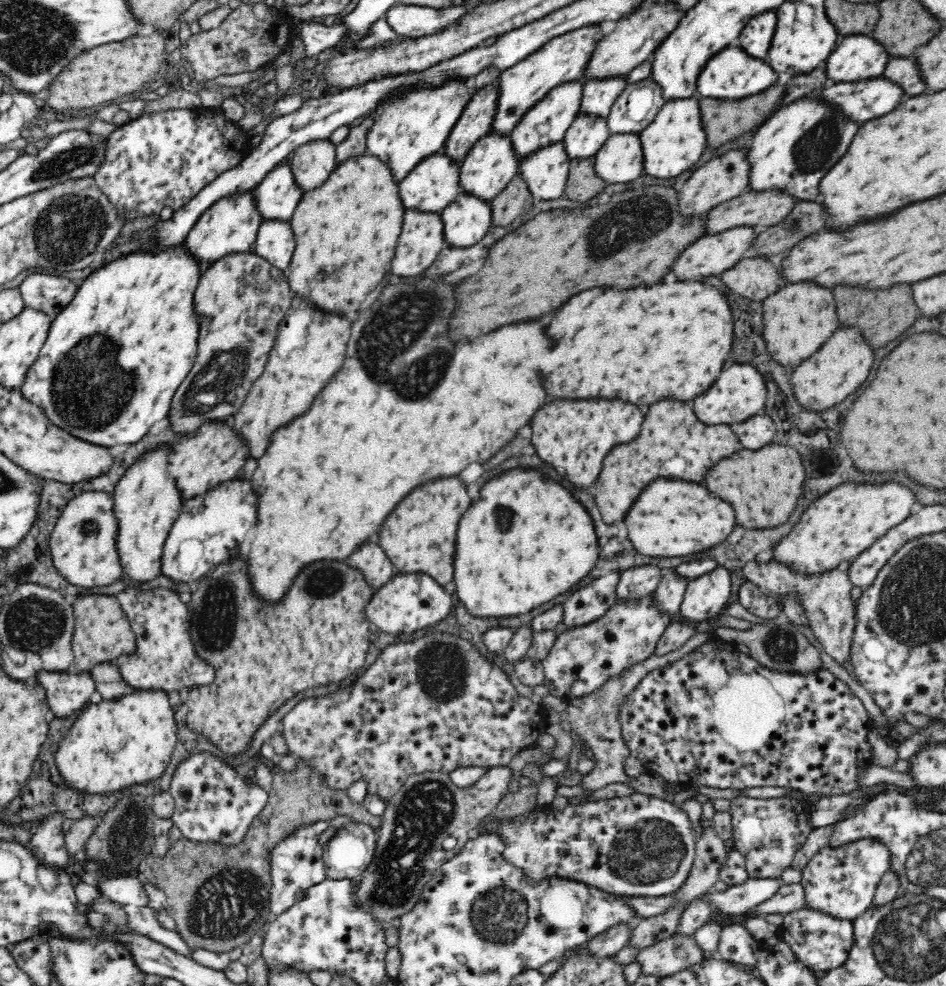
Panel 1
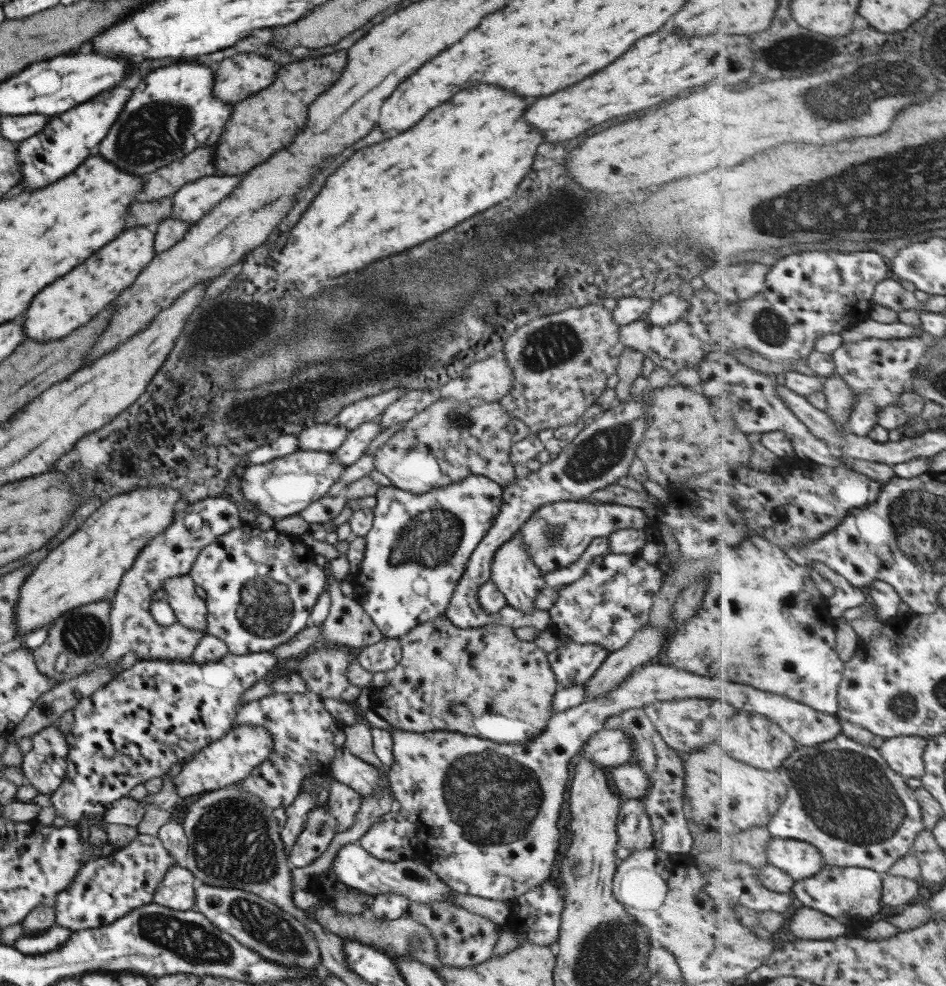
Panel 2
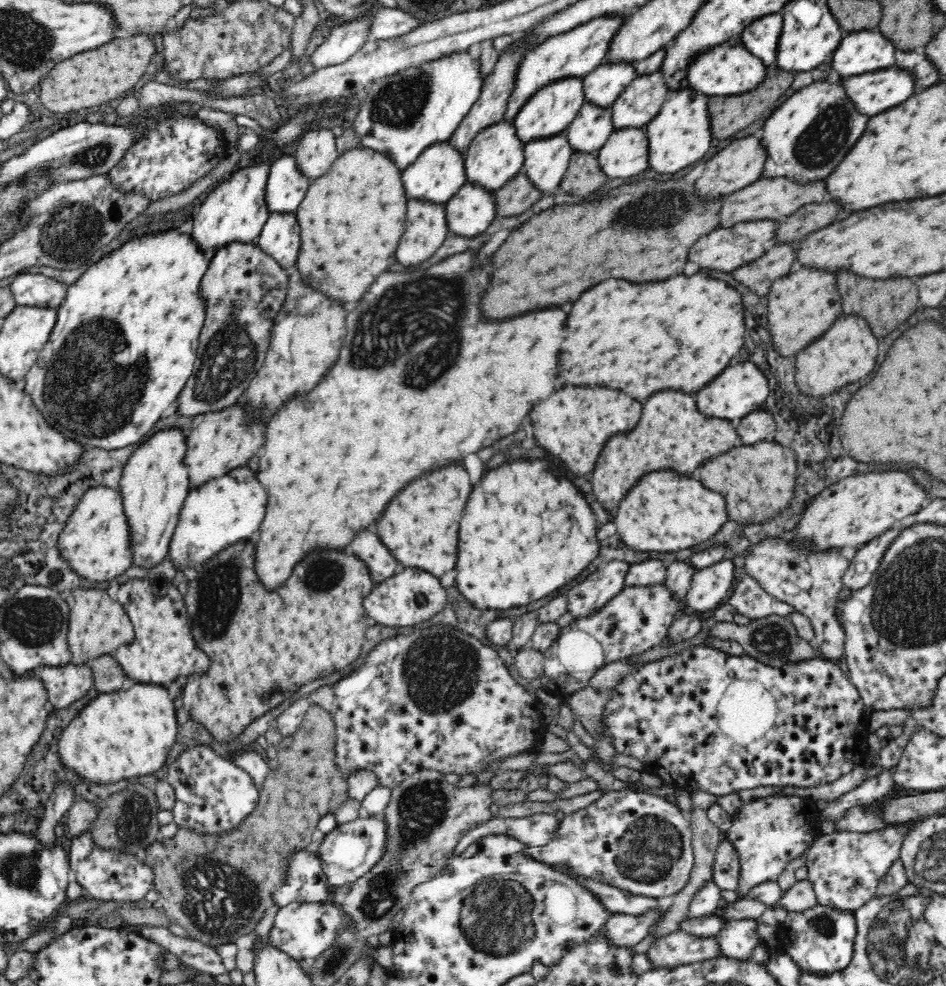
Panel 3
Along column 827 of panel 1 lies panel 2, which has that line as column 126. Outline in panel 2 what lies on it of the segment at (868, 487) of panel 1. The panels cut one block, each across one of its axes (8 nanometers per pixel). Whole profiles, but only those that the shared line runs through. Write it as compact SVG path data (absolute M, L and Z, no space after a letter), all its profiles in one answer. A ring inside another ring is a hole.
M135 488L127 494L109 498L95 514L91 514L79 530L75 530L65 542L61 542L55 550L51 550L45 560L41 560L35 570L26 576L20 584L19 597L14 610L14 622L17 623L17 637L27 634L35 628L53 623L66 611L92 604L93 602L111 601L123 574L133 565L137 554L155 535L163 532L173 521L173 504L177 498L175 490L161 490L161 488Z

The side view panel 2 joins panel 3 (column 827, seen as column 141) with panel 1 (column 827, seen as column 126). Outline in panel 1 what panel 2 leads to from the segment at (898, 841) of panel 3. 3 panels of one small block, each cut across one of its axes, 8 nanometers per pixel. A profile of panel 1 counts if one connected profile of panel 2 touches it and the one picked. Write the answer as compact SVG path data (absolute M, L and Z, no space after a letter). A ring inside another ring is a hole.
M860 838L840 846L826 844L801 870L806 904L812 910L826 911L834 918L853 921L872 906L877 884L890 869L891 852L881 840Z

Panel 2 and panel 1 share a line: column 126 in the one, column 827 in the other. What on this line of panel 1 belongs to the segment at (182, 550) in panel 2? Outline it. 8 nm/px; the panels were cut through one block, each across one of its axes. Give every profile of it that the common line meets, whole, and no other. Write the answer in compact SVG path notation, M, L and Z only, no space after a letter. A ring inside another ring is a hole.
M774 558L760 564L755 559L746 562L742 567L742 572L747 581L766 592L774 593L774 596L778 598L792 595L803 607L809 627L824 650L842 666L848 665L855 628L856 601L850 596L853 585L850 583L846 565L818 575L810 575L794 571L792 565L786 565Z

